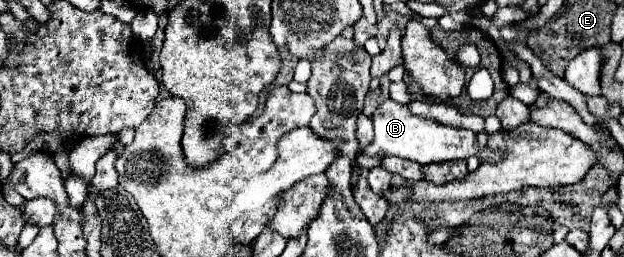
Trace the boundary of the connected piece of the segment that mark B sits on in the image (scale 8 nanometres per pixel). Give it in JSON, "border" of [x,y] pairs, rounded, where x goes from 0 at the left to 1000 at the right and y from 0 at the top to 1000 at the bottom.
{"border":[[[614,389],[607,397],[601,444],[598,444],[598,498],[601,498],[601,537],[591,568],[582,576],[585,607],[636,607],[636,615],[652,615],[665,623],[671,638],[694,638],[694,630],[716,630],[716,623],[742,623],[758,599],[768,599],[774,630],[790,630],[800,615],[796,591],[787,591],[784,576],[771,584],[761,553],[761,514],[758,506],[742,506],[742,498],[723,498],[700,482],[684,459],[662,451],[652,412],[636,405],[633,389]]]}

